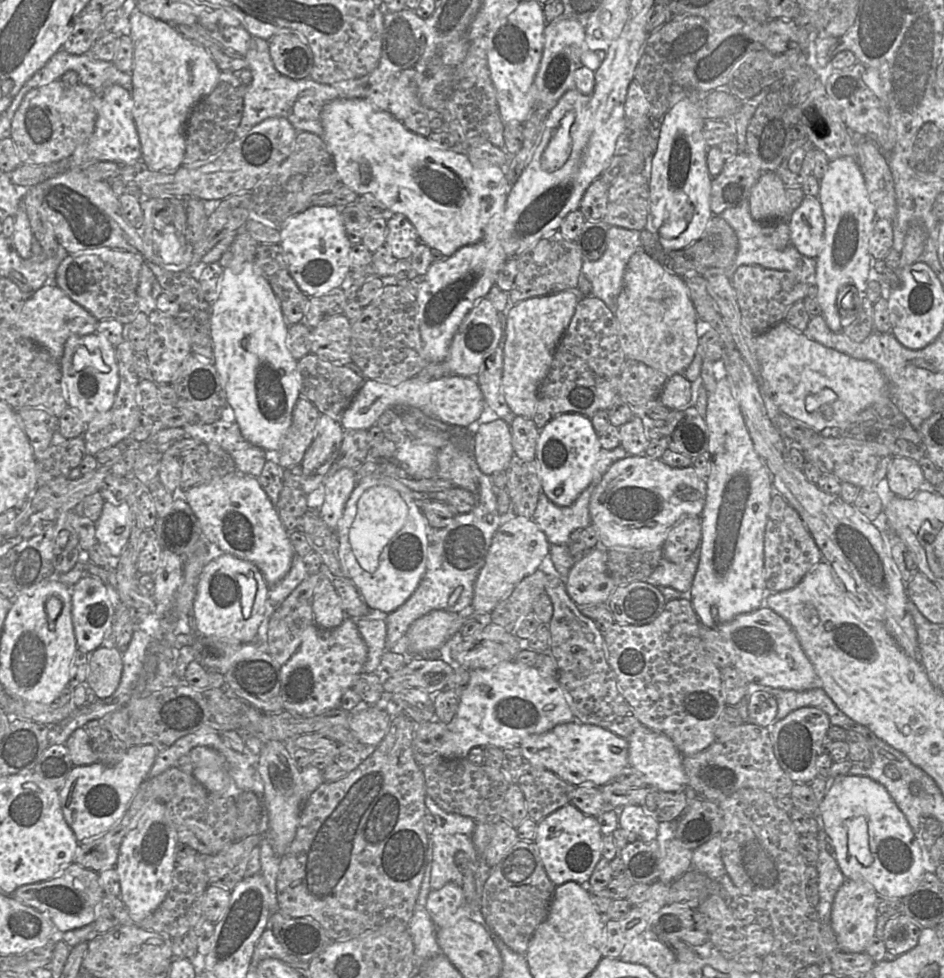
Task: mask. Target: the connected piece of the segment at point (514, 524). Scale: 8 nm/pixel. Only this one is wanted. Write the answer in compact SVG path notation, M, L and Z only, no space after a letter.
M513 515L502 524L493 537L492 544L485 558L483 567L478 573L474 583L474 595L471 608L474 613L489 615L495 607L507 599L514 588L527 576L541 569L545 559L549 556L551 544L545 533L538 527L532 518Z

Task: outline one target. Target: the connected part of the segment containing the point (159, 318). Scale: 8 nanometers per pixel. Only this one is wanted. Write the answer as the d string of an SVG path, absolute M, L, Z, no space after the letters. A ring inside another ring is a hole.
M157 309L148 314L148 321L145 352L152 380L158 385L171 385L191 354L188 334L176 323L175 317L167 316Z

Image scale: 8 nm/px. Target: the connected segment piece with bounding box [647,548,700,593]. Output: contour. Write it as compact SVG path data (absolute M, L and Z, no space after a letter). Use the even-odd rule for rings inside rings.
M697 548L690 558L682 564L673 563L663 558L647 582L653 586L667 586L681 593L689 593L700 559L700 548Z

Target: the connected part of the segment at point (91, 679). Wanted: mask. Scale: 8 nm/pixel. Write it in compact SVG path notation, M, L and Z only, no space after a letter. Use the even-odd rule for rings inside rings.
M101 646L89 654L86 682L97 698L107 698L117 689L122 671L122 653L117 648Z

